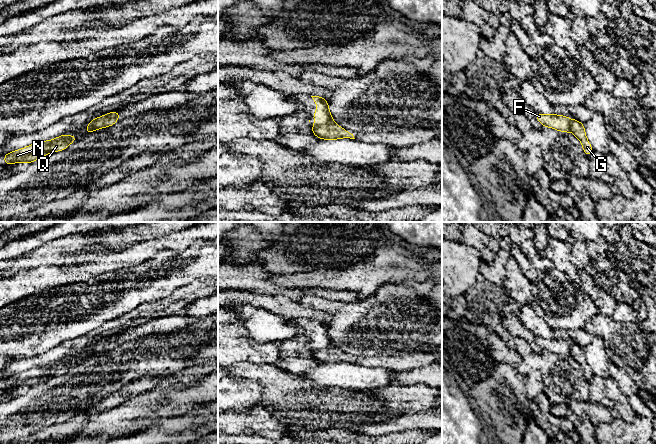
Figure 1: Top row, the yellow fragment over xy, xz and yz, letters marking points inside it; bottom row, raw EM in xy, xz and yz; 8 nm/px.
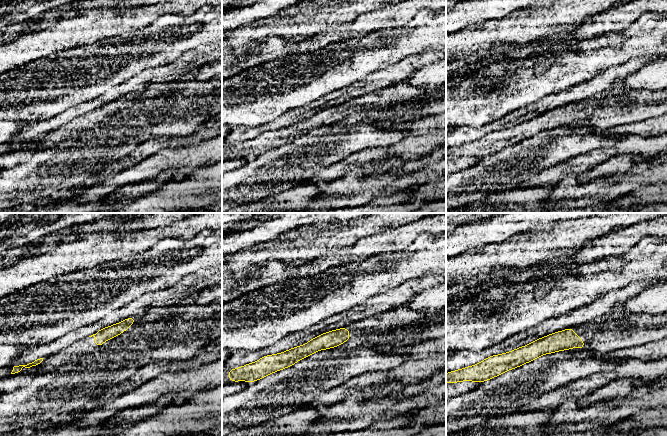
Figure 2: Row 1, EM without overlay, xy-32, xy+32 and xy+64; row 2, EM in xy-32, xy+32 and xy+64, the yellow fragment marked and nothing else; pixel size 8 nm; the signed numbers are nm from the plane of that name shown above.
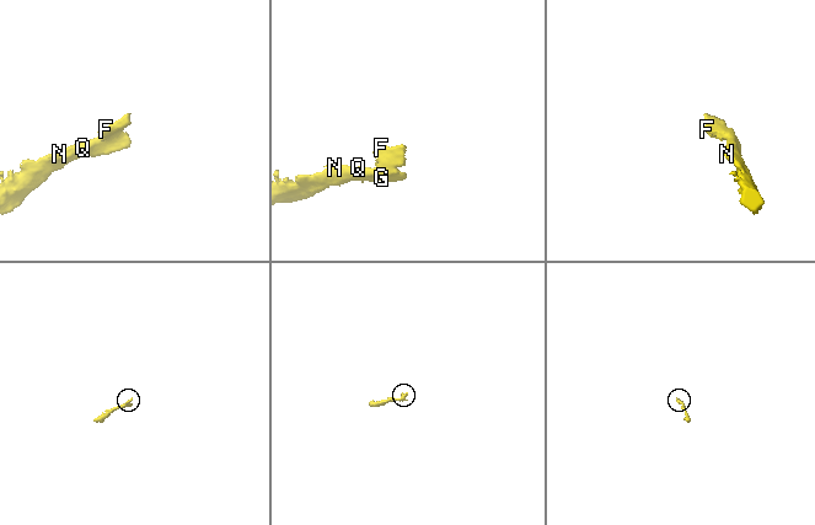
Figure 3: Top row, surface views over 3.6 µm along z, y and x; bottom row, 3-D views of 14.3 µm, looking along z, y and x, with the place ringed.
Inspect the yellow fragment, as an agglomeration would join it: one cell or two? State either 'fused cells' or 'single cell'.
fused cells

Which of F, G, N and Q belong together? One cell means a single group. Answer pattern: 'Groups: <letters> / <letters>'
Groups: F / G N Q

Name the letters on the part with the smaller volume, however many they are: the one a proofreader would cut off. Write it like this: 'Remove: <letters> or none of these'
Remove: F

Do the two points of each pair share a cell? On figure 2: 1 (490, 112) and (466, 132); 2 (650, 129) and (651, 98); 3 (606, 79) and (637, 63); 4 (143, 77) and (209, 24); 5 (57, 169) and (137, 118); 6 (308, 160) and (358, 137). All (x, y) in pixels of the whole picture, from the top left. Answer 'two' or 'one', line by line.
1: two
2: two
3: one
4: two
5: one
6: one

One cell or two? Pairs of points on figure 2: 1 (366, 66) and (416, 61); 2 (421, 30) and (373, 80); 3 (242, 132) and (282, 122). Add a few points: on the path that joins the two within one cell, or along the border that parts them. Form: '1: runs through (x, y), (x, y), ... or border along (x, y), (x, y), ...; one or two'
1: border along (417, 53), (410, 54), (374, 72); two
2: border along (407, 56), (393, 64), (372, 71), (365, 77); two
3: runs through (252, 132), (272, 125); one

